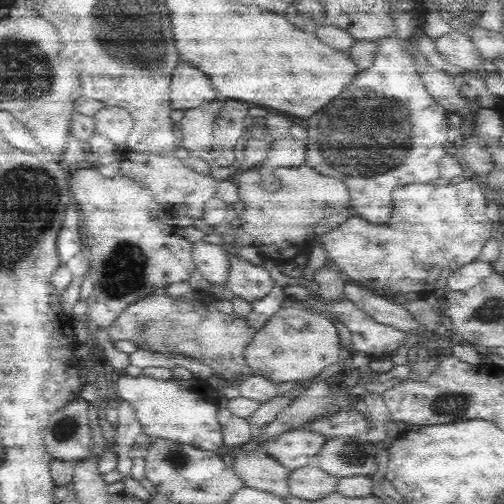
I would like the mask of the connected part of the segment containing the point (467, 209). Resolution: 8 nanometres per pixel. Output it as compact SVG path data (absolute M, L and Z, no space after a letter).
M464 179L462 182L449 183L445 186L437 186L435 184L412 184L412 185L404 185L402 187L396 188L392 194L391 200L391 211L390 218L386 220L384 223L372 223L367 219L360 217L349 217L344 224L340 224L338 228L332 229L331 232L328 232L324 236L320 237L316 242L322 244L322 247L326 247L326 251L328 251L328 258L331 264L336 265L344 276L354 282L355 284L363 284L367 285L374 290L383 290L382 288L392 288L397 291L401 291L398 294L406 295L407 292L434 292L434 290L447 288L447 278L454 272L456 269L466 266L466 264L470 264L470 262L476 260L476 257L480 254L480 251L486 241L495 235L496 225L493 225L486 215L486 200L489 196L489 190L486 186L482 184L482 182L478 179Z

